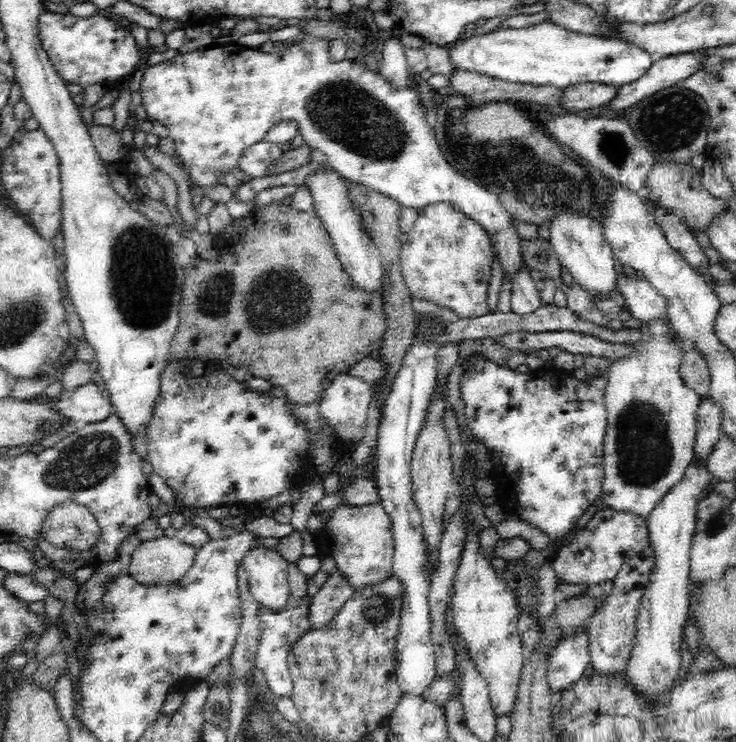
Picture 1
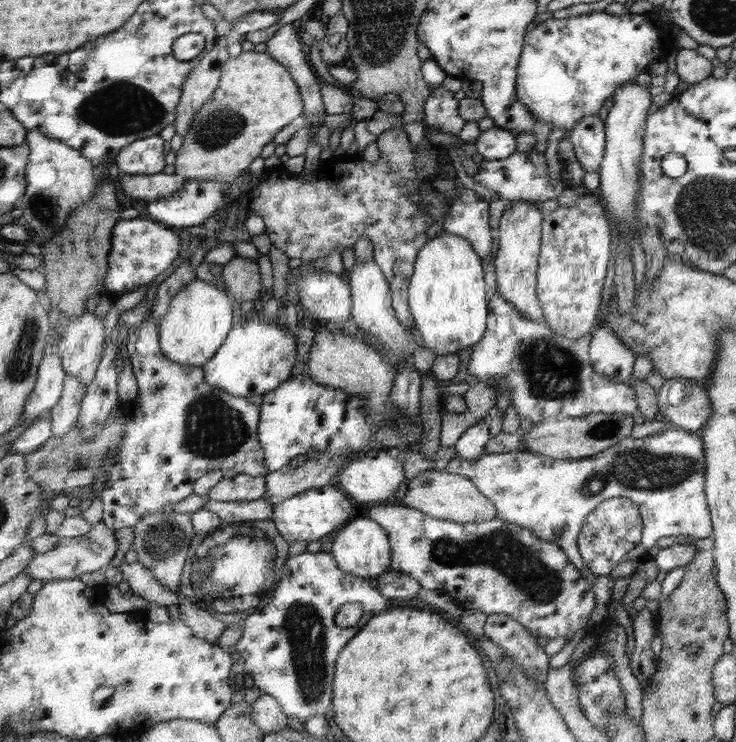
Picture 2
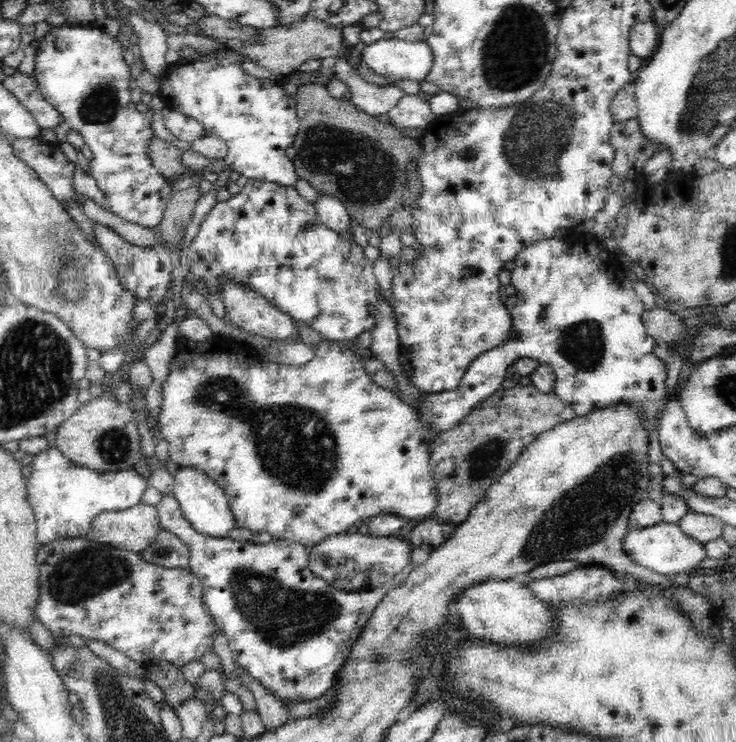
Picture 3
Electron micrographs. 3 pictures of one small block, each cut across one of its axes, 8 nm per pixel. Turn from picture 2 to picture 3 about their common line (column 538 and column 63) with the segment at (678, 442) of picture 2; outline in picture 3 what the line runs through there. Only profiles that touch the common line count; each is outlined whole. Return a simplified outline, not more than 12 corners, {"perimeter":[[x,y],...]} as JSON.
{"perimeter":[[56,447],[33,455],[39,546],[88,538],[102,511],[140,504],[135,469],[102,473]]}

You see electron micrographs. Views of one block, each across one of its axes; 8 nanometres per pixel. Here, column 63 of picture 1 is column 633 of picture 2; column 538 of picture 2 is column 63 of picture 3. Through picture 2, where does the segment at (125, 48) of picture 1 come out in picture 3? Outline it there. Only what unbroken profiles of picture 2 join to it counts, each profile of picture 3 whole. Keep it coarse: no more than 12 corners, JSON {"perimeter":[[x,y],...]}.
{"perimeter":[[120,41],[38,42],[40,95],[84,137],[108,210],[154,228],[174,192],[148,155]]}

